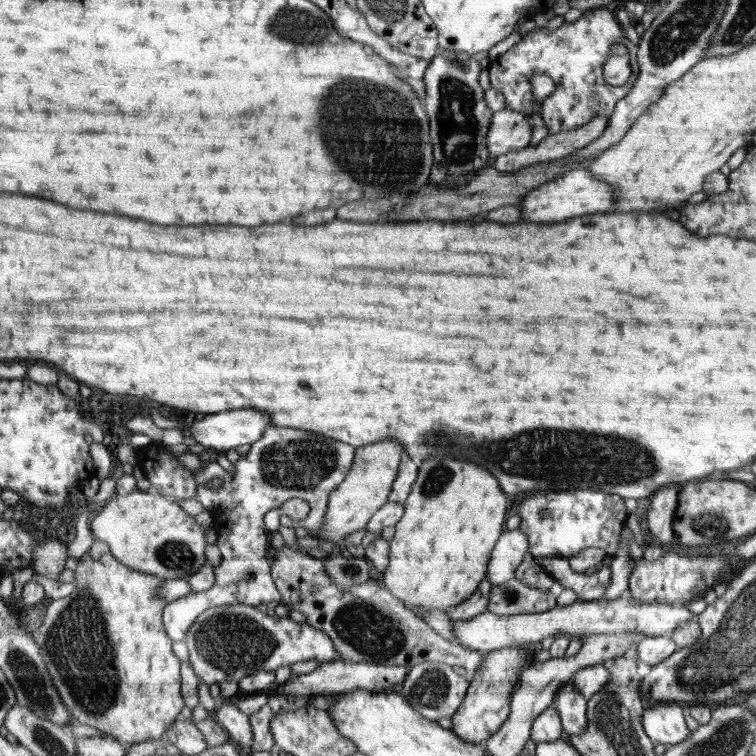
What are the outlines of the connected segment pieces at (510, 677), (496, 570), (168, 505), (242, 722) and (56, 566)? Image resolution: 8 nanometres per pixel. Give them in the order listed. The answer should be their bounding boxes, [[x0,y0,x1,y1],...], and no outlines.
[[452,646,528,745],[486,528,528,586],[90,488,206,579],[214,702,254,747],[32,540,68,581]]

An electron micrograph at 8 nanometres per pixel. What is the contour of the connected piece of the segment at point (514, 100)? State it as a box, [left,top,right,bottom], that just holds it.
[489,9,630,134]

